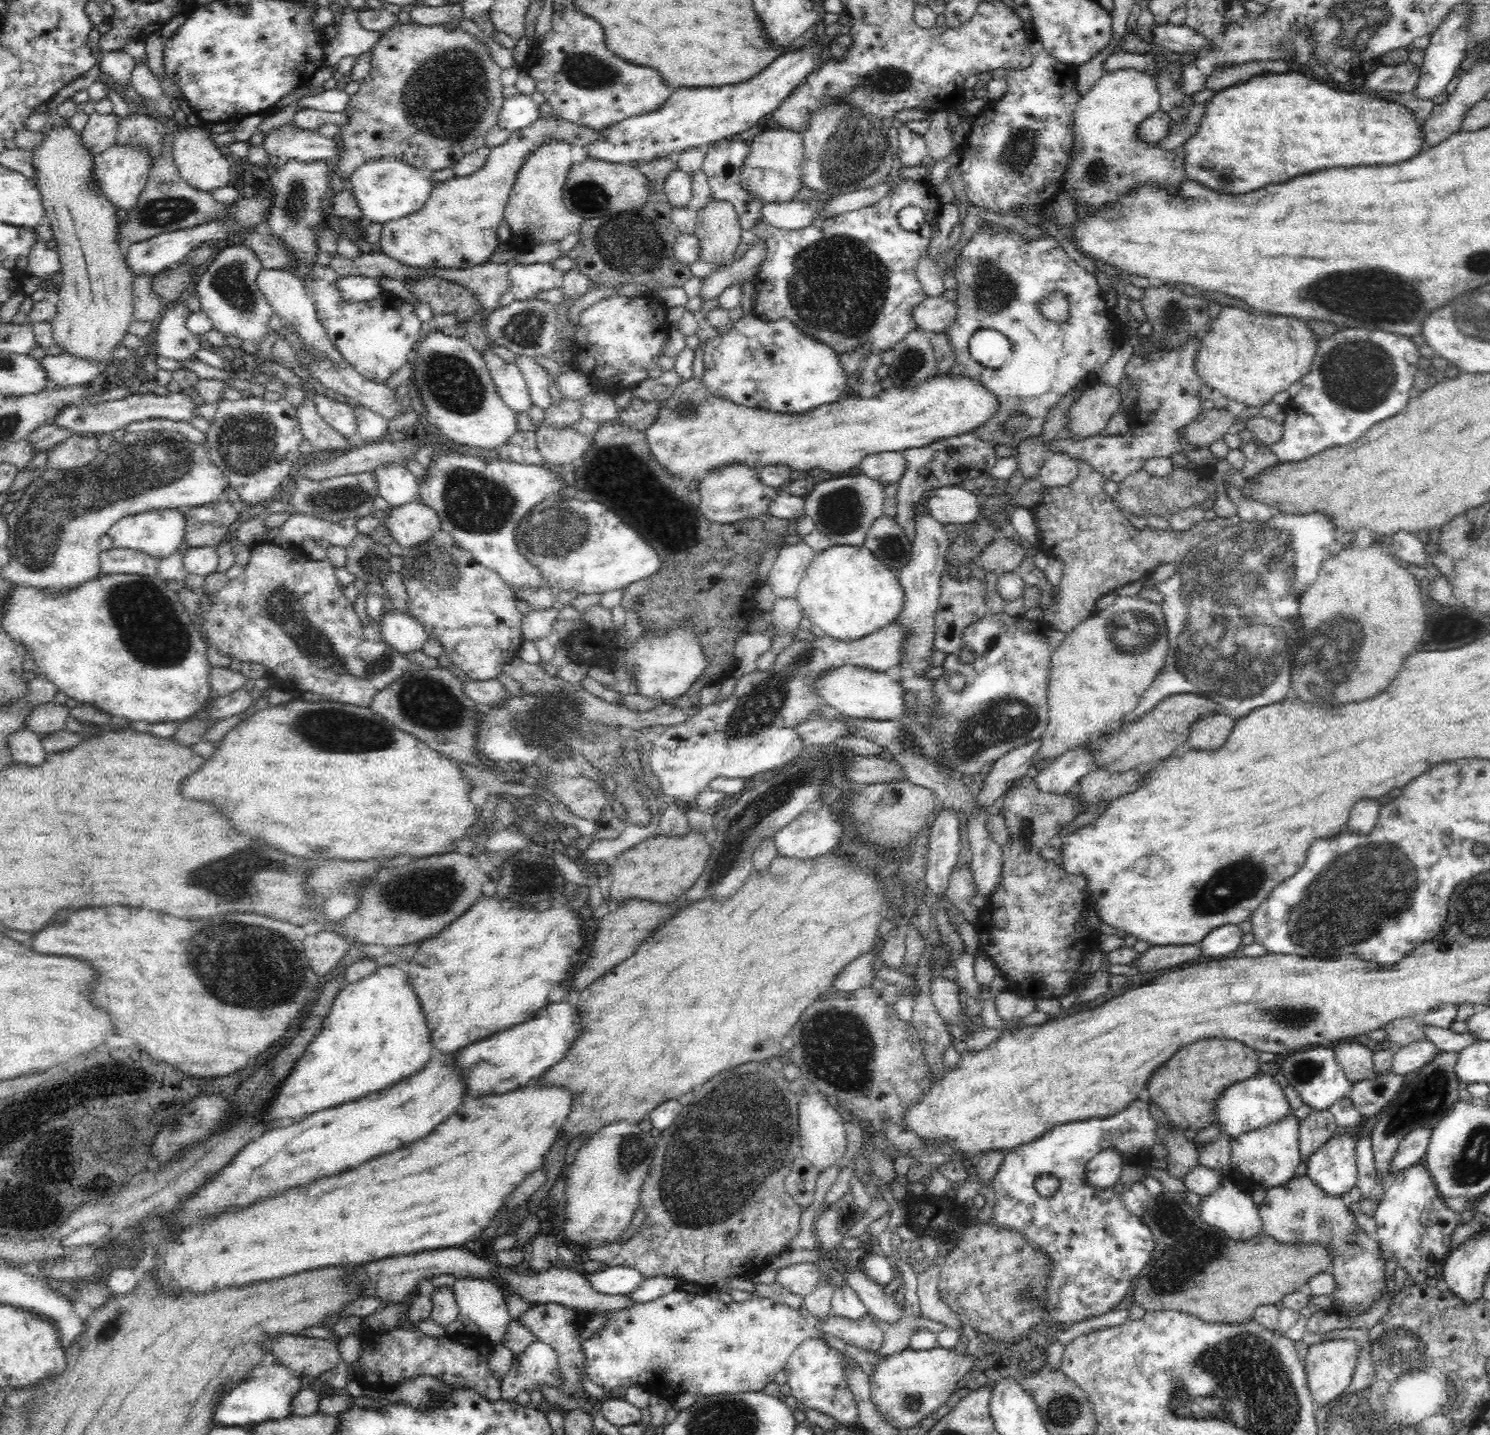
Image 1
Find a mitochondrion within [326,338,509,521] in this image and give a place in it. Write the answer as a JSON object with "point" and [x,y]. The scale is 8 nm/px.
{"point":[453,382]}

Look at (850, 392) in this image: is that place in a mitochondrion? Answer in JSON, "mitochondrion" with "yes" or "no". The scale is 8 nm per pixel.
{"mitochondrion":"no"}

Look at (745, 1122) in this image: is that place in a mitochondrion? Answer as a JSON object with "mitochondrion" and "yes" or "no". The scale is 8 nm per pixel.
{"mitochondrion":"yes"}

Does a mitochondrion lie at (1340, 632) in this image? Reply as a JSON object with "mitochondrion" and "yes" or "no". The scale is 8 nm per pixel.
{"mitochondrion":"yes"}

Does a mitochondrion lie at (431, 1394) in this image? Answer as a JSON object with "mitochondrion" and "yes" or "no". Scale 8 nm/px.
{"mitochondrion":"yes"}

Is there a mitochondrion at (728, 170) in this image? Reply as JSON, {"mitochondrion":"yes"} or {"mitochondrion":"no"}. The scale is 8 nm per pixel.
{"mitochondrion":"no"}

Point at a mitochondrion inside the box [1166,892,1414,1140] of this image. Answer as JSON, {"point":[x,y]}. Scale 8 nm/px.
{"point":[1295,1016]}

